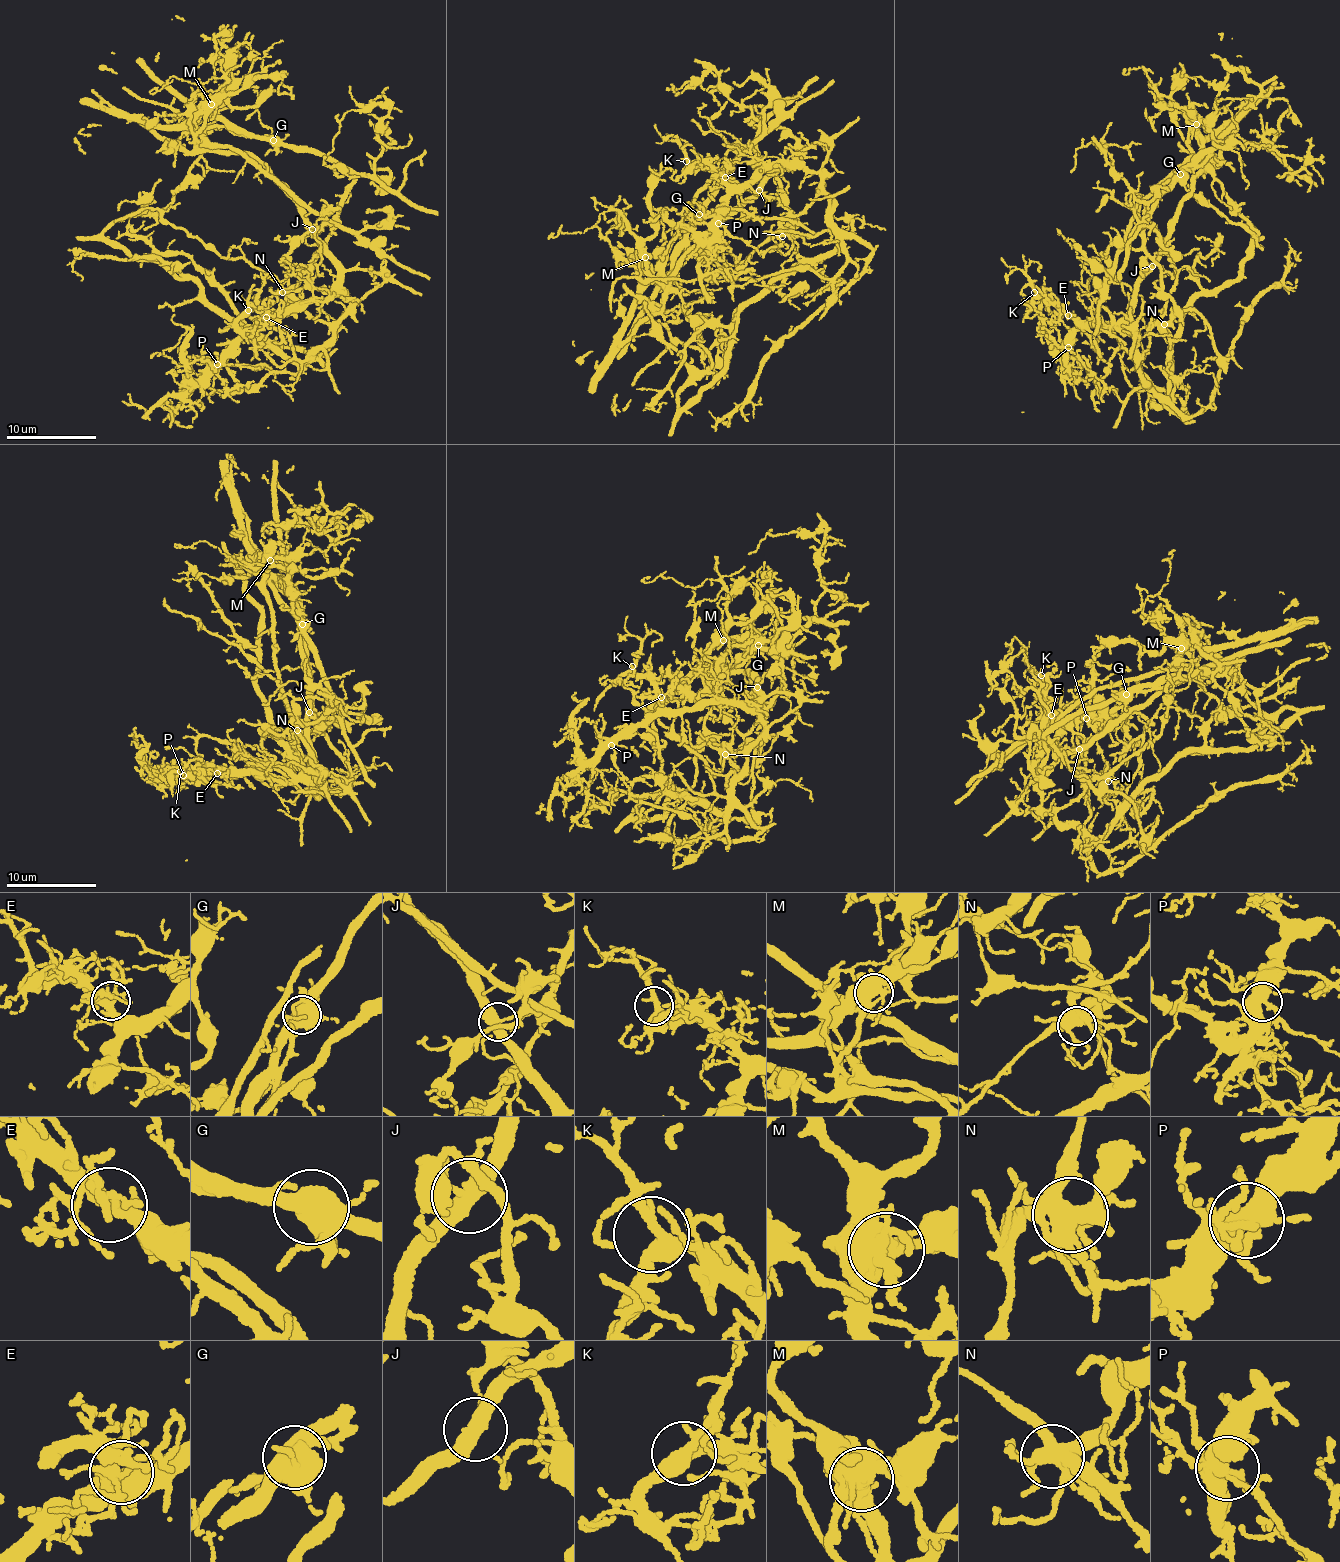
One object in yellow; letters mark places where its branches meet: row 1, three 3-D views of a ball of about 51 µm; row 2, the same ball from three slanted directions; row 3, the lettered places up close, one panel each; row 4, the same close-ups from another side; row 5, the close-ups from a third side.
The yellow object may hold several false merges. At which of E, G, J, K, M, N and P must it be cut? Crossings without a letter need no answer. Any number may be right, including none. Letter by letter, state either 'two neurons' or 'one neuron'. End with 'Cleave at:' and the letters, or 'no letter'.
E: one neuron
G: two neurons
J: two neurons
K: one neuron
M: two neurons
N: two neurons
P: one neuron
Cleave at: G, J, M, N

